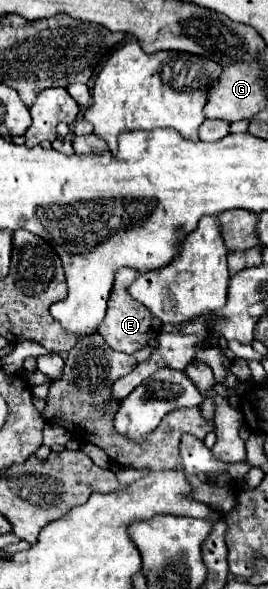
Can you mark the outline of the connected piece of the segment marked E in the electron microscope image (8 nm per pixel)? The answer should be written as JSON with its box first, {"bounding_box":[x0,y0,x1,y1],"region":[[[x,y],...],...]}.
{"bounding_box":[98,269,162,353],"region":[[[118,269],[114,273],[114,287],[108,299],[108,309],[106,309],[106,317],[102,321],[102,325],[98,327],[98,333],[104,337],[106,345],[110,345],[116,351],[122,353],[134,353],[138,349],[142,349],[144,345],[148,345],[148,341],[152,337],[158,337],[160,329],[162,329],[162,321],[158,321],[156,317],[152,317],[148,313],[148,309],[144,309],[144,305],[140,305],[138,301],[132,301],[132,297],[128,297],[126,287],[138,277],[138,273],[134,269]]]}

